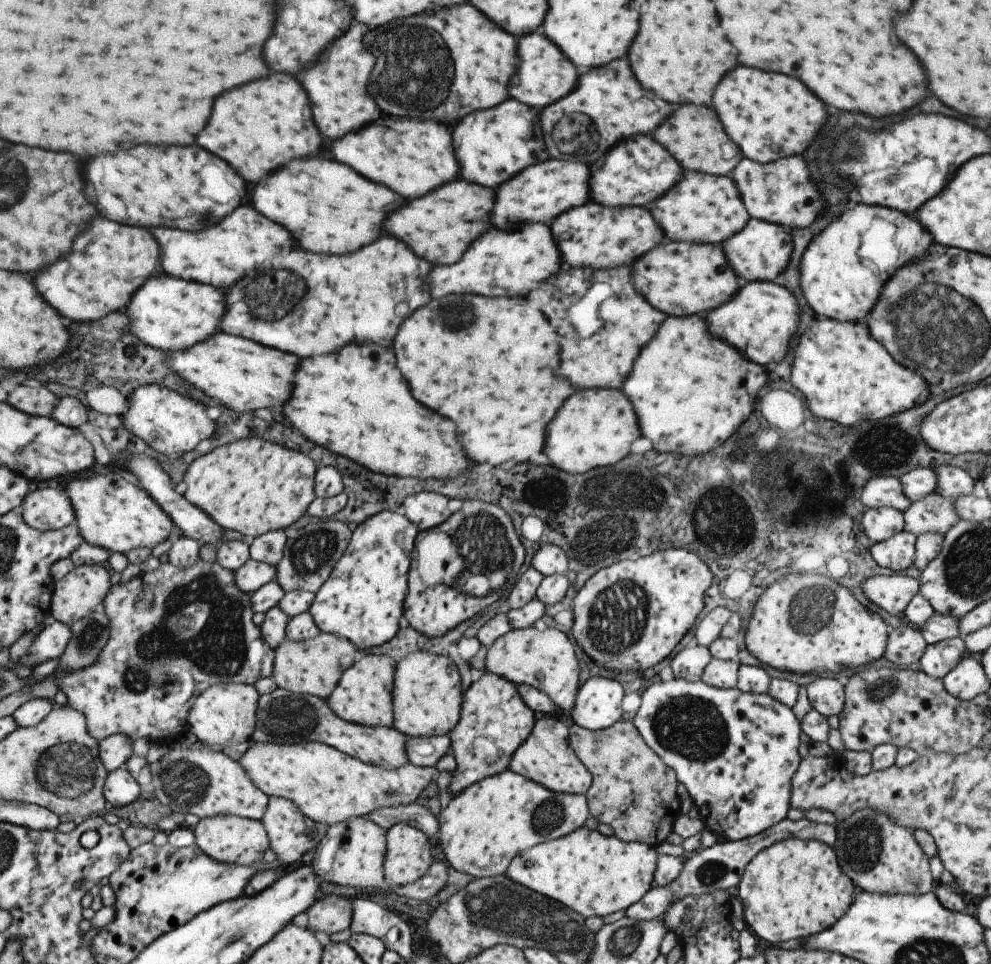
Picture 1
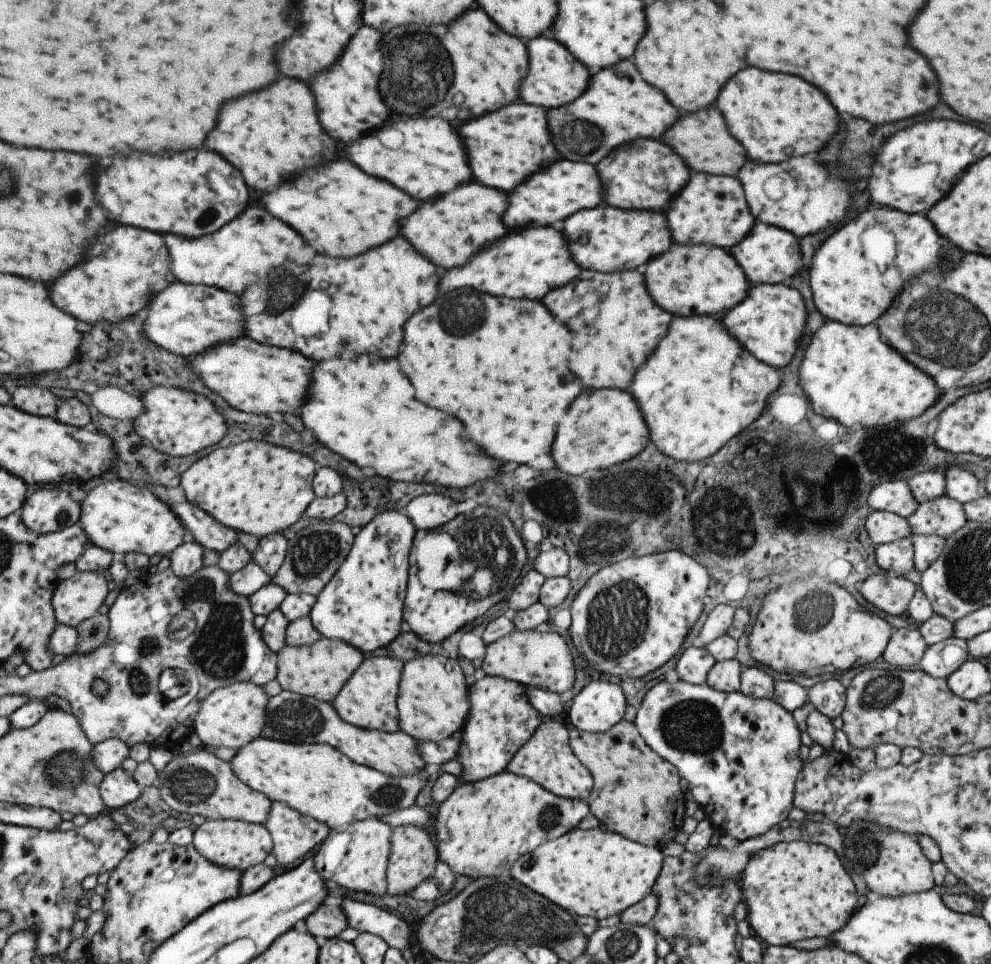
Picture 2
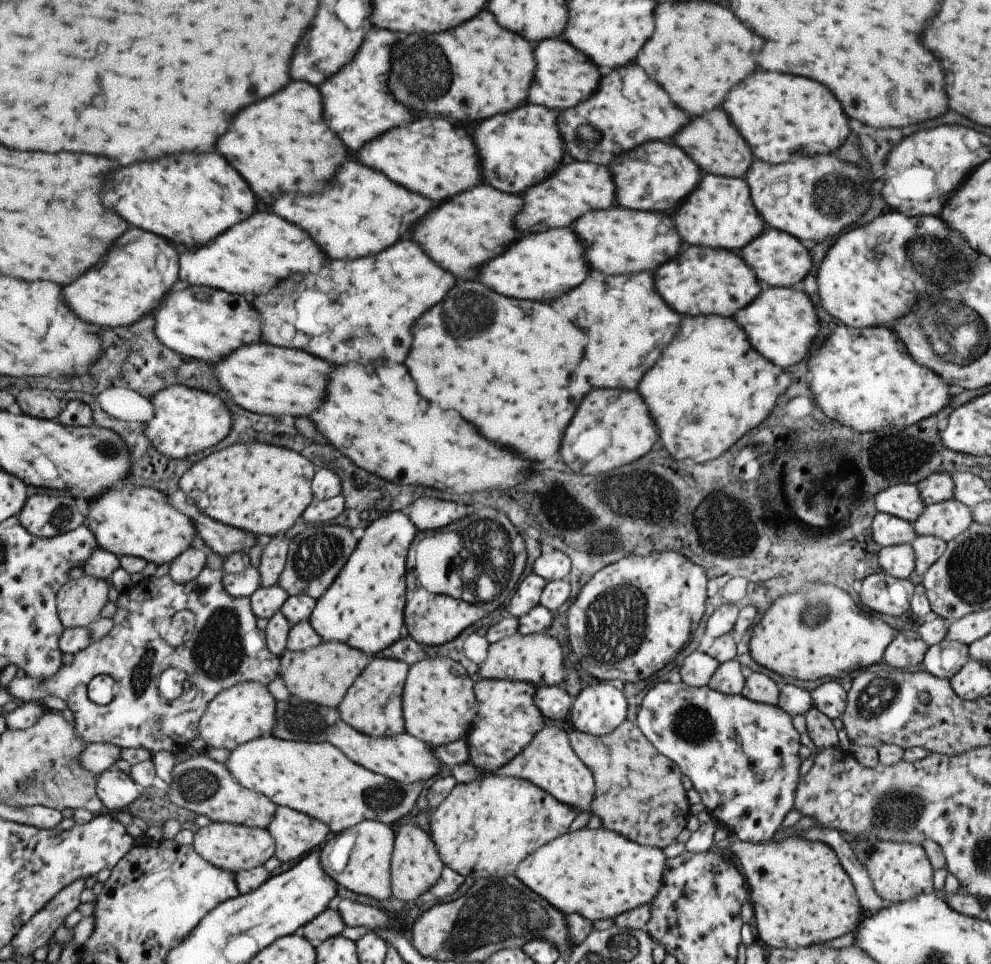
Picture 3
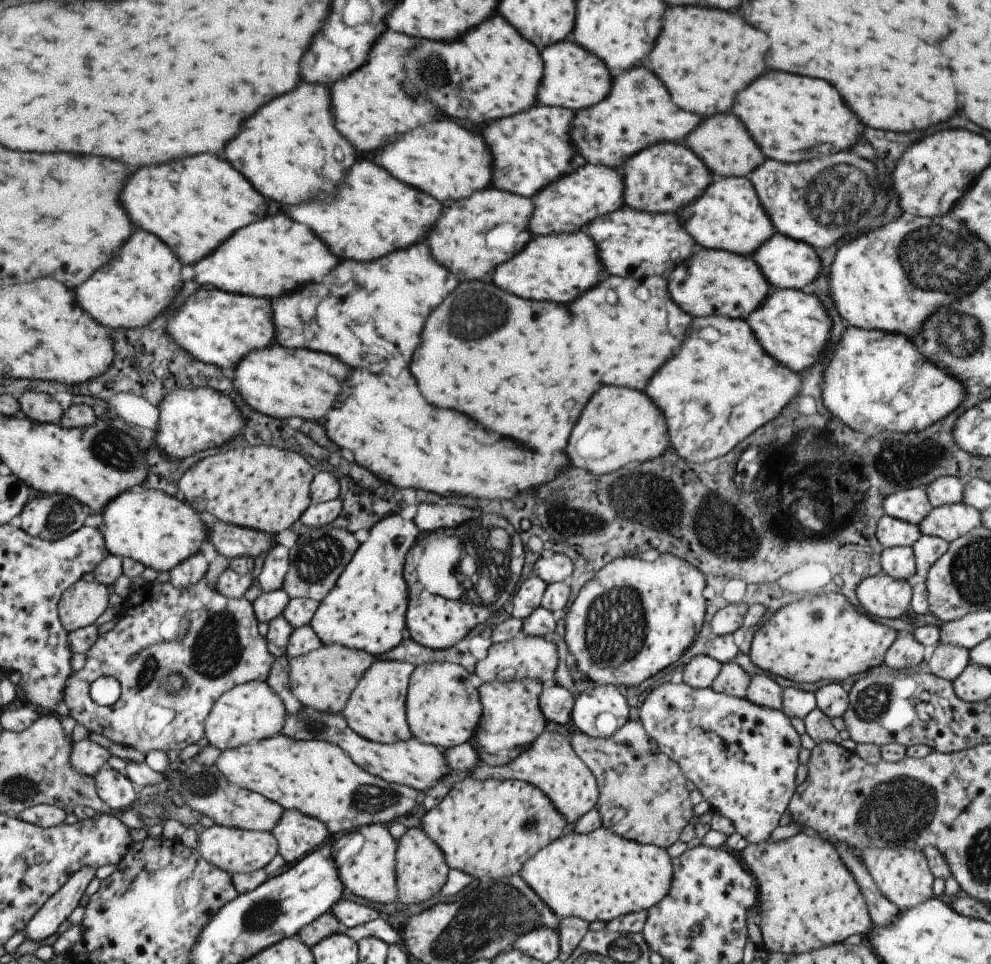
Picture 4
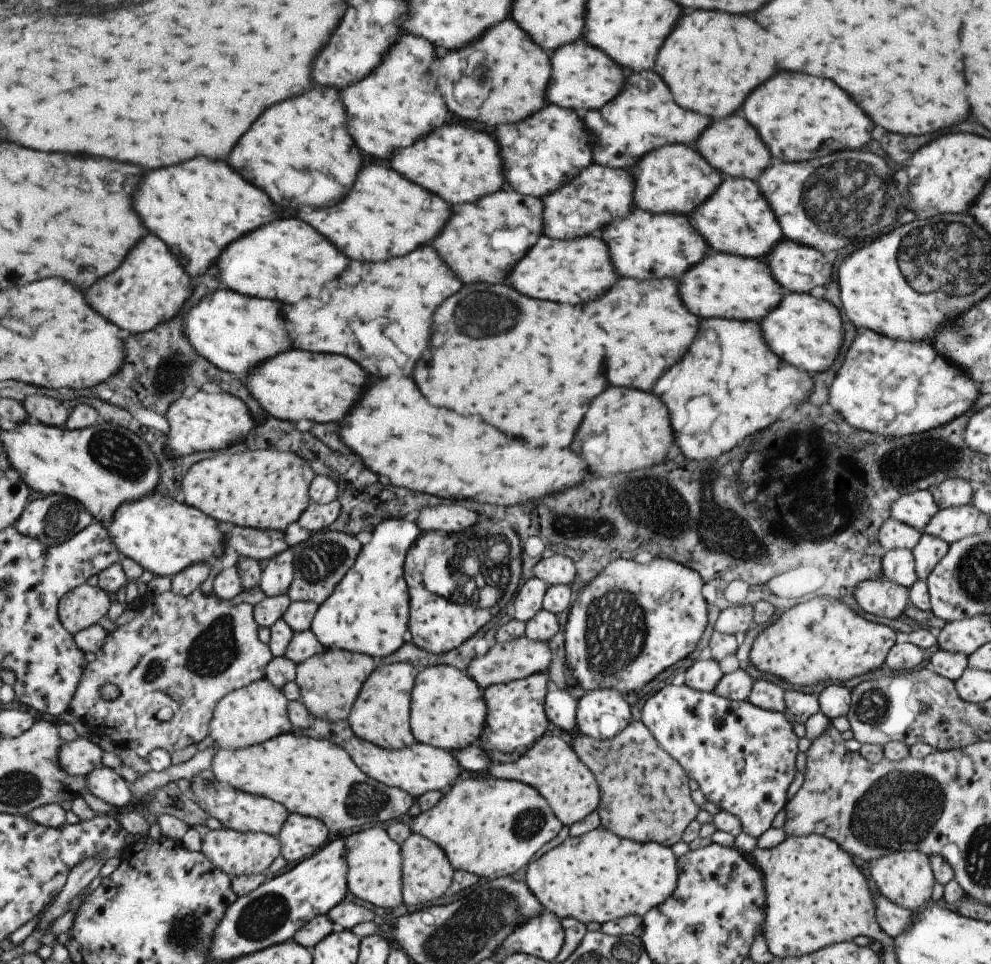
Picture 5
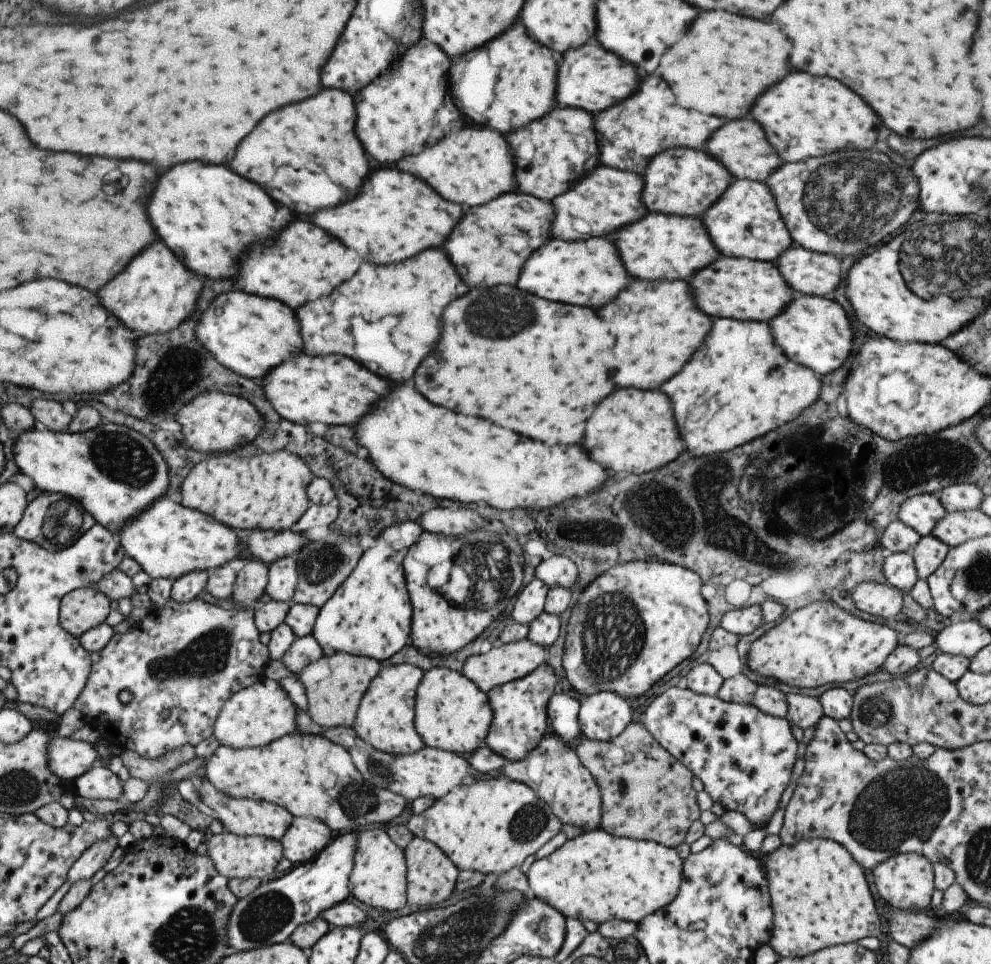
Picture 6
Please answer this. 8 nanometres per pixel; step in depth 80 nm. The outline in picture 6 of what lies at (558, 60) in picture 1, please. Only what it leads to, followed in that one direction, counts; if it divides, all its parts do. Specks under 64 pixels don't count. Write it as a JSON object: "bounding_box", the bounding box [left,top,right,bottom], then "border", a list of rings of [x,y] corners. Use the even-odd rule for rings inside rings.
{"bounding_box":[555,38,641,116],"border":[[[591,38],[589,42],[585,42],[585,46],[577,50],[567,50],[563,54],[557,72],[555,100],[559,100],[561,106],[581,108],[594,116],[630,97],[638,89],[639,80],[641,78],[635,66],[631,66],[631,63],[627,64],[627,61],[605,50]]]}

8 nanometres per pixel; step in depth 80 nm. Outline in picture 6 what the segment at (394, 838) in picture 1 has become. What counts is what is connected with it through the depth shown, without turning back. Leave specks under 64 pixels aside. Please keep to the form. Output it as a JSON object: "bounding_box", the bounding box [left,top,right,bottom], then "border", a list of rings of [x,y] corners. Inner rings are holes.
{"bounding_box":[403,837,460,906],"border":[[[413,837],[403,849],[406,864],[406,903],[411,906],[437,906],[445,902],[454,890],[460,870],[432,842]]]}

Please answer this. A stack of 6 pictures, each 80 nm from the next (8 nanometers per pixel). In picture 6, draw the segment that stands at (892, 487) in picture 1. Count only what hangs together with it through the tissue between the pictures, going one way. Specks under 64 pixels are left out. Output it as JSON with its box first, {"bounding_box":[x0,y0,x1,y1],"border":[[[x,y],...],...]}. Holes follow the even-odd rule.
{"bounding_box":[897,493,945,537],"border":[[[925,493],[904,500],[899,505],[897,520],[924,537],[930,534],[935,523],[945,514],[937,495]]]}

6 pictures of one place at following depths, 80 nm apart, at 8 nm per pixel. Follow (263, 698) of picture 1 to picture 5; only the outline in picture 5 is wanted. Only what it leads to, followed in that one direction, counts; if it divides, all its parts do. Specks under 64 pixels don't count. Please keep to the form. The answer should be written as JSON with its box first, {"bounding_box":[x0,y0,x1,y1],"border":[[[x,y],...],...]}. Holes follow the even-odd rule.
{"bounding_box":[292,718,462,800],"border":[[[309,718],[313,725],[306,730],[292,729],[295,734],[316,739],[325,739],[335,743],[347,751],[349,758],[359,767],[359,770],[369,778],[388,787],[397,787],[415,800],[419,795],[429,791],[444,792],[451,788],[459,778],[462,769],[450,751],[415,742],[413,745],[387,750],[360,739],[353,734],[347,721],[327,722],[321,719]]]}

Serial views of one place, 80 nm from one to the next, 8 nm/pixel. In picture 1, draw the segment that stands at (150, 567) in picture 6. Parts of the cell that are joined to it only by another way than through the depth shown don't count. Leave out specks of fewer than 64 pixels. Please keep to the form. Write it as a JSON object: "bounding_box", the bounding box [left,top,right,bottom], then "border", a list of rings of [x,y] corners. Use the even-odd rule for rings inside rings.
{"bounding_box":[64,473,174,555],"border":[[[117,473],[73,477],[64,486],[75,510],[76,524],[88,544],[105,548],[110,554],[126,555],[131,548],[153,549],[171,536],[174,524],[145,490],[123,480]]]}

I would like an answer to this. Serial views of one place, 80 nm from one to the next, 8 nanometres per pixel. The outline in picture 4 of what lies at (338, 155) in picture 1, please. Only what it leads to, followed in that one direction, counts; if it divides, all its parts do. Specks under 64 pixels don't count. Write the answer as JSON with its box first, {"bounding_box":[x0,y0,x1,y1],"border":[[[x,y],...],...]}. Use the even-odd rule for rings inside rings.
{"bounding_box":[375,120,491,202],"border":[[[435,120],[375,152],[375,164],[387,170],[399,182],[405,182],[439,202],[467,198],[491,184],[491,156],[483,138],[455,124],[453,120]]]}

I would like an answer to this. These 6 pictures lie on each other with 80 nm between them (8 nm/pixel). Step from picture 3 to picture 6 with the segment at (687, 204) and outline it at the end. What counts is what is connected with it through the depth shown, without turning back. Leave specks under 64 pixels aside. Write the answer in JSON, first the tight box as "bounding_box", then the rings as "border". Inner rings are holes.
{"bounding_box":[699,179,793,262],"border":[[[733,179],[717,202],[699,218],[721,256],[775,262],[787,247],[793,246],[771,189],[764,182]]]}

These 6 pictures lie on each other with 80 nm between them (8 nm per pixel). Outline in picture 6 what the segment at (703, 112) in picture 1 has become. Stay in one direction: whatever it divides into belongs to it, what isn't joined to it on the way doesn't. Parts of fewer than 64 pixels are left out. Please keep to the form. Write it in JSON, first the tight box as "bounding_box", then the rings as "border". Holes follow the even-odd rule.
{"bounding_box":[705,118,783,182],"border":[[[751,118],[731,120],[723,124],[719,130],[715,130],[705,143],[705,152],[719,161],[734,179],[749,179],[750,181],[764,182],[764,180],[783,162],[776,150],[771,150],[769,142],[765,140],[765,134],[761,126],[757,126]]]}

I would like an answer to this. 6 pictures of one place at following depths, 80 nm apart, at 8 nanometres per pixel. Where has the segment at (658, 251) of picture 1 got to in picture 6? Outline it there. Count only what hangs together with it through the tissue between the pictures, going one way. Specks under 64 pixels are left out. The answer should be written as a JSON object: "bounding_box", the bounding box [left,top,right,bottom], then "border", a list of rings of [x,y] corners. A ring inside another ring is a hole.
{"bounding_box":[687,256,796,321],"border":[[[719,256],[711,264],[687,278],[695,304],[708,317],[727,317],[738,321],[770,321],[796,293],[781,278],[774,262],[752,261],[745,257]]]}

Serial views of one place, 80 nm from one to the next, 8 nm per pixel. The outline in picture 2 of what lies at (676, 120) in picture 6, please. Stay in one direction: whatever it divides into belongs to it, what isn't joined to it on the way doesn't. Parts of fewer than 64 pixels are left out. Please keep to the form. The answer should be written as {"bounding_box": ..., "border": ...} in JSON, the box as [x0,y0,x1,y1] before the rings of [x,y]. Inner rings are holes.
{"bounding_box":[547,60,677,165],"border":[[[627,60],[613,68],[591,74],[588,87],[573,101],[562,107],[548,109],[547,126],[550,141],[561,158],[570,161],[587,161],[596,165],[615,149],[637,139],[660,140],[677,120],[677,110],[665,96],[647,86],[635,66]]]}

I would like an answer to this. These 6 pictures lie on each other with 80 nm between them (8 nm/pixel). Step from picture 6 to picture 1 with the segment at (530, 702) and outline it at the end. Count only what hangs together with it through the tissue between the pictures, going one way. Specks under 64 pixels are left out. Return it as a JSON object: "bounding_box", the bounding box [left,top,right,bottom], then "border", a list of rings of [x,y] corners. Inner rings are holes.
{"bounding_box":[447,673,535,798],"border":[[[484,673],[477,682],[463,692],[459,720],[447,732],[455,770],[447,786],[448,798],[457,796],[471,784],[494,776],[508,769],[508,765],[519,744],[529,736],[535,716],[523,704],[515,685],[492,673]]]}

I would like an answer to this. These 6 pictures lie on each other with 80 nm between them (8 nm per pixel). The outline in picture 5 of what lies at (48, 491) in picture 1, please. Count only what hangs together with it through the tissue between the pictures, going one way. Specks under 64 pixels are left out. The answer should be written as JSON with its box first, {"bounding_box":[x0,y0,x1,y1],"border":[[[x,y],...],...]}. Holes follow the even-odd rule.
{"bounding_box":[15,494,95,546],"border":[[[35,494],[31,504],[26,506],[26,512],[19,517],[15,525],[21,534],[38,538],[46,545],[55,546],[71,540],[71,538],[85,530],[93,522],[95,522],[95,518],[87,508],[70,496],[42,496]]]}

